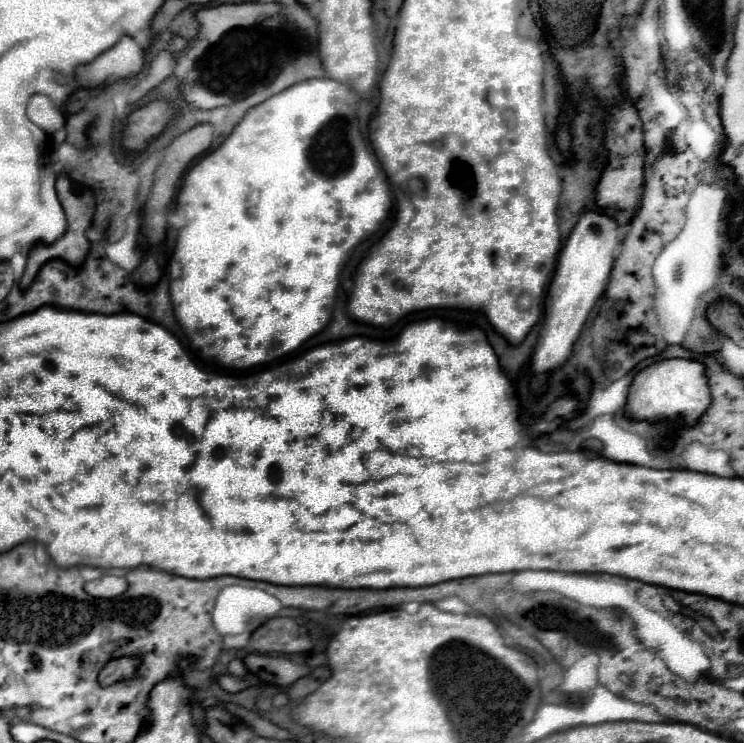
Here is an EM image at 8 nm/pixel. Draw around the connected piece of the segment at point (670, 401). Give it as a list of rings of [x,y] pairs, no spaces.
[[[662,360],[656,364],[650,364],[648,368],[640,370],[630,386],[630,396],[628,396],[628,404],[626,404],[626,414],[636,418],[636,420],[660,420],[664,416],[668,418],[682,418],[684,424],[690,424],[690,420],[698,420],[698,416],[702,416],[702,412],[708,408],[710,404],[710,390],[706,384],[706,376],[704,376],[704,366],[696,360]]]

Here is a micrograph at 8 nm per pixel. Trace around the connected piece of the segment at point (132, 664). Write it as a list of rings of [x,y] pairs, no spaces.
[[[120,658],[120,660],[112,660],[104,666],[104,670],[100,672],[100,684],[102,686],[108,686],[108,684],[114,684],[118,680],[124,680],[124,678],[130,678],[134,676],[134,670],[138,666],[138,660],[136,658]]]

